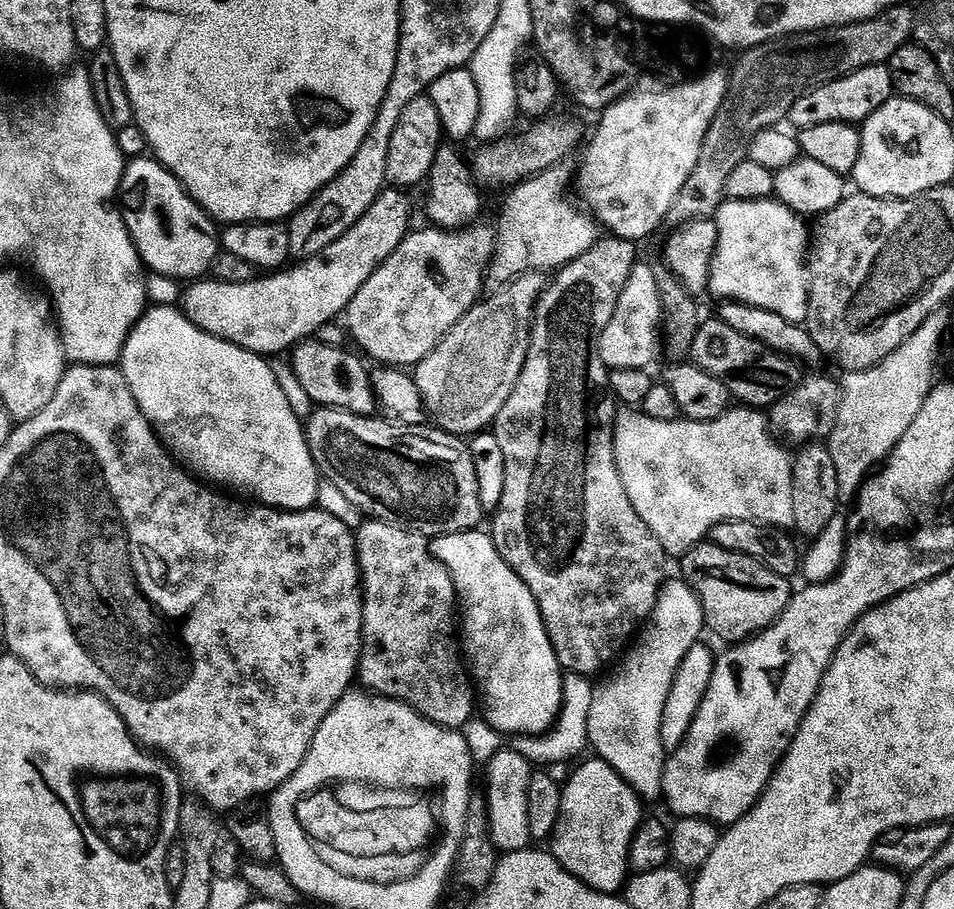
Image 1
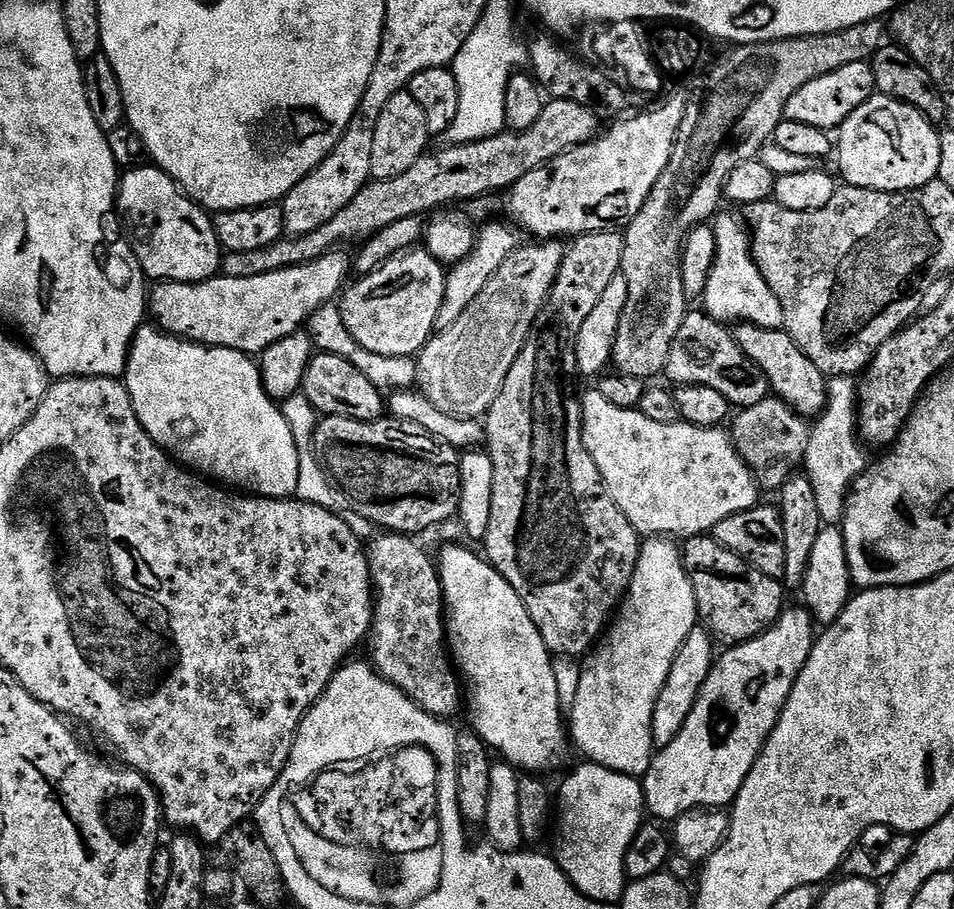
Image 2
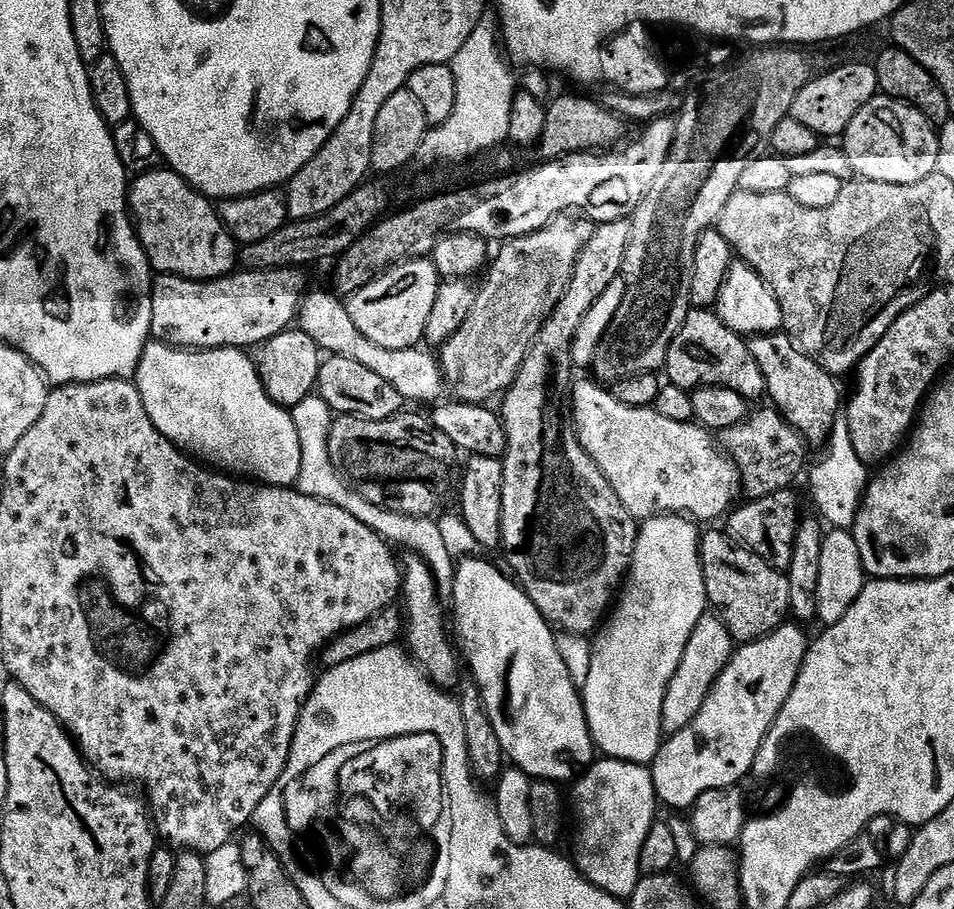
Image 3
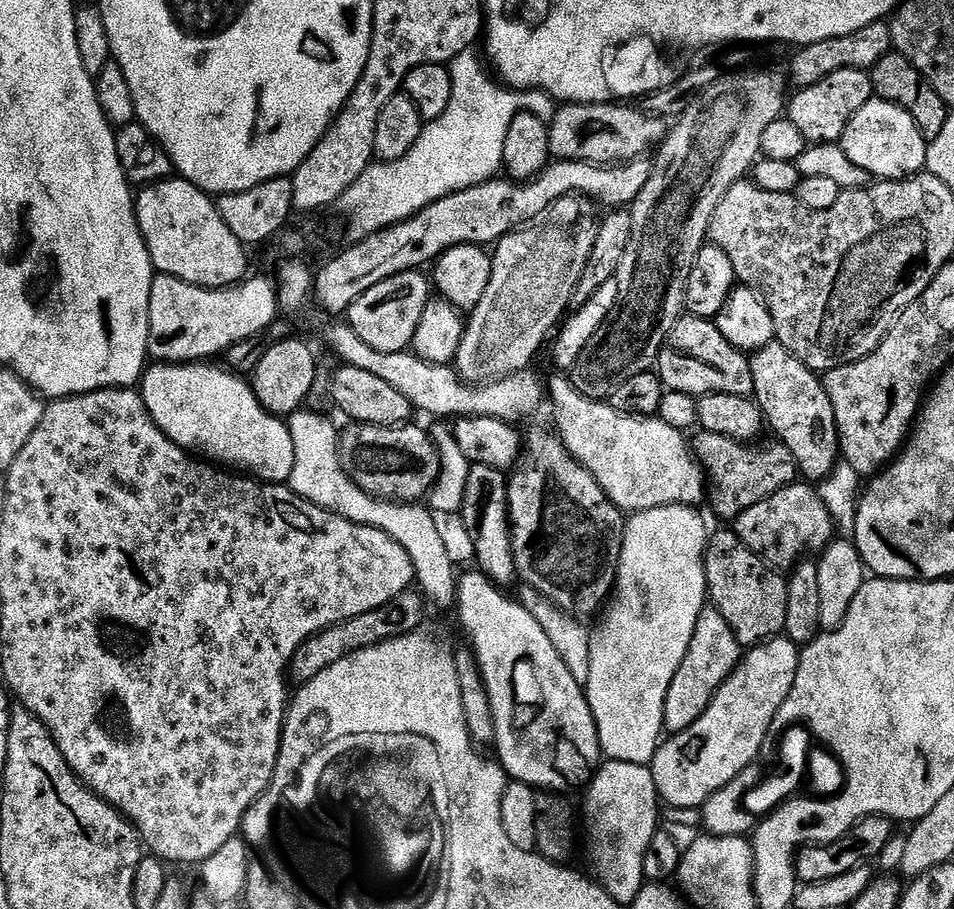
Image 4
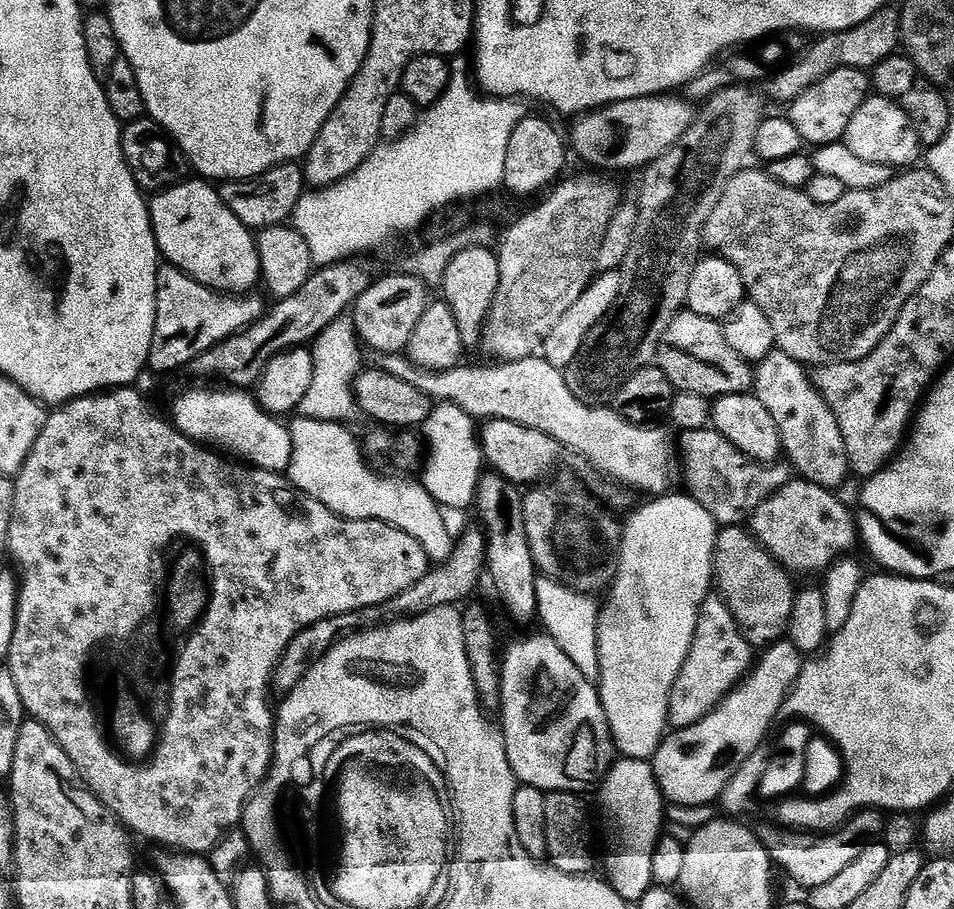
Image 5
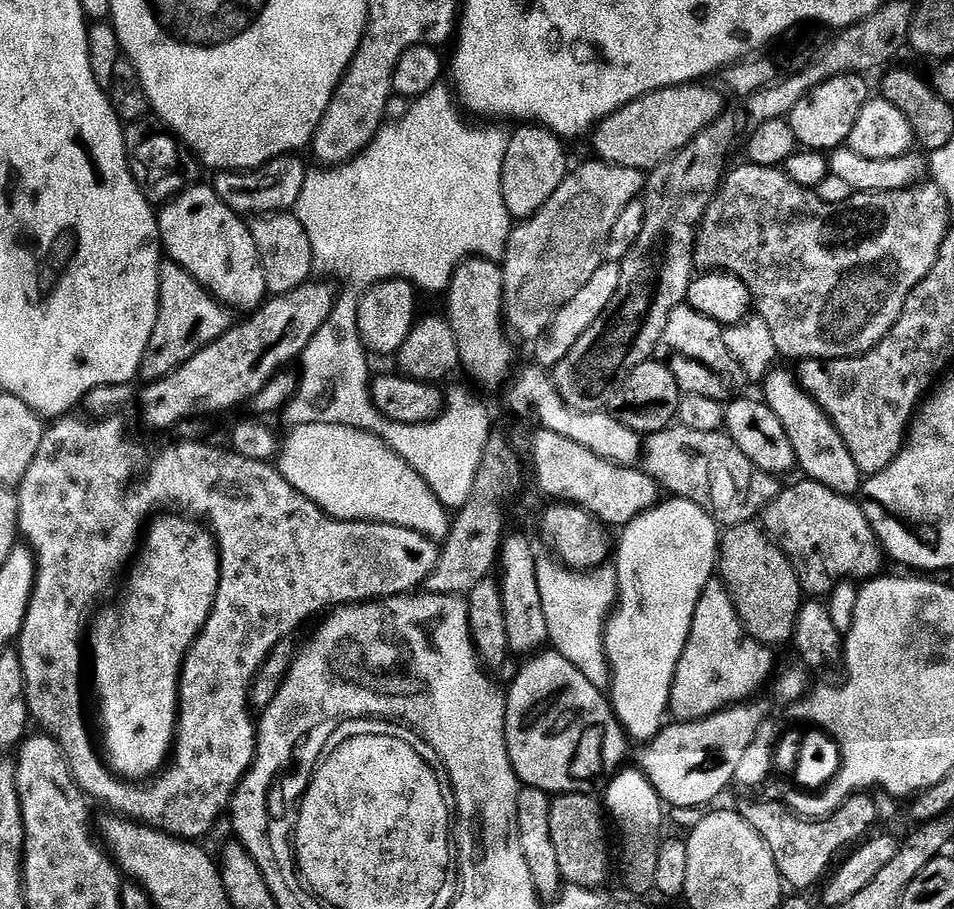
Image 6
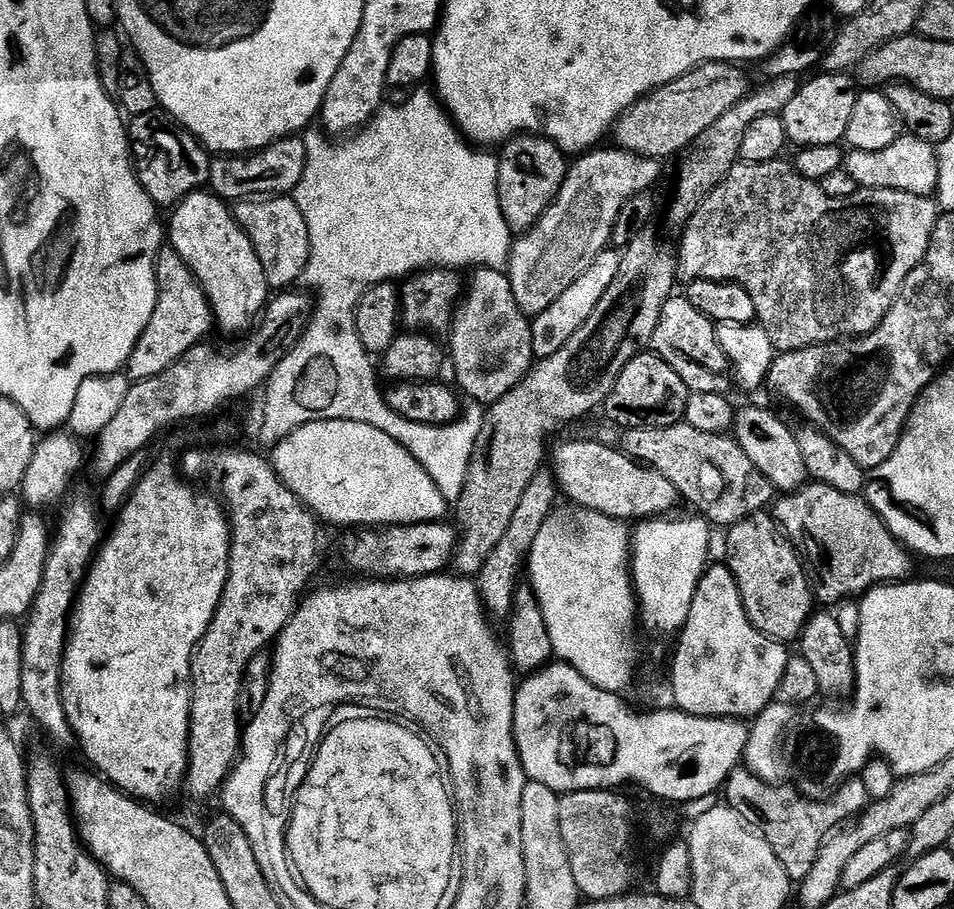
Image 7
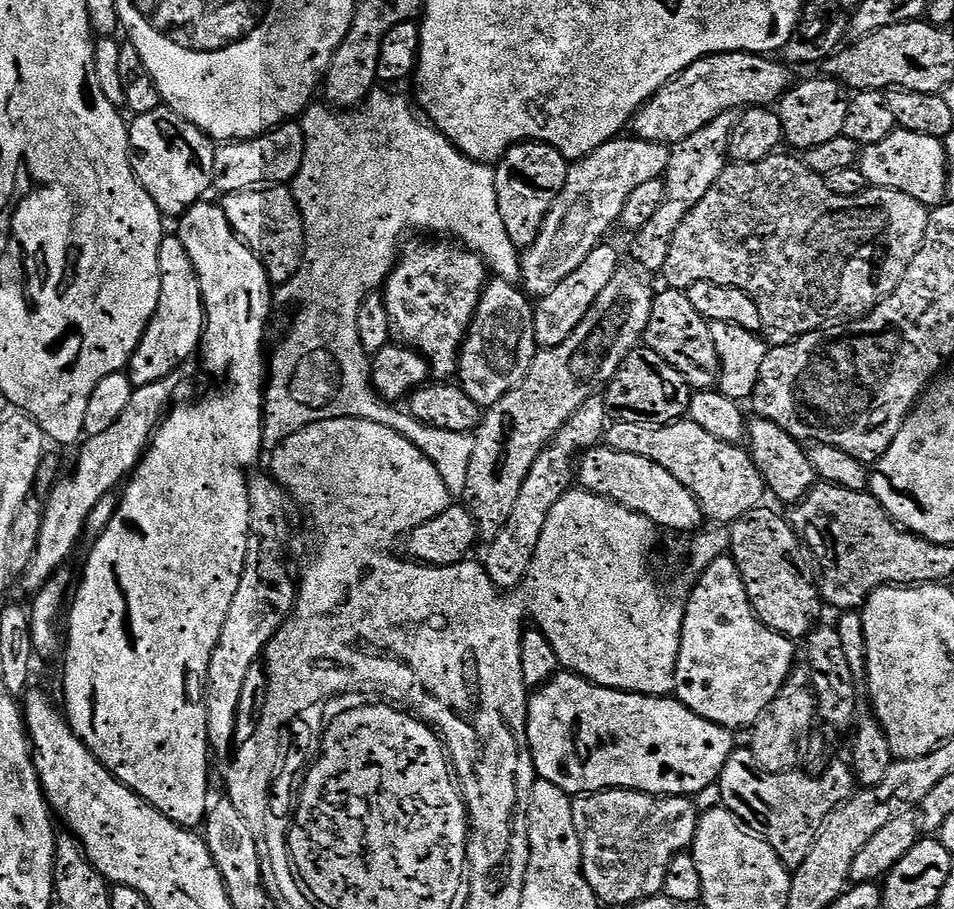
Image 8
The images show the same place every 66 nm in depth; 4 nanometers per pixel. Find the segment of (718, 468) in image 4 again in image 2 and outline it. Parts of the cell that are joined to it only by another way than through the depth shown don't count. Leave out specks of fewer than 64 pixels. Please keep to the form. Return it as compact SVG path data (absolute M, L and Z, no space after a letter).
M779 398L763 400L736 415L730 427L732 444L748 467L758 473L761 487L765 491L779 491L793 475L794 466L799 467L804 461L811 431L809 421Z

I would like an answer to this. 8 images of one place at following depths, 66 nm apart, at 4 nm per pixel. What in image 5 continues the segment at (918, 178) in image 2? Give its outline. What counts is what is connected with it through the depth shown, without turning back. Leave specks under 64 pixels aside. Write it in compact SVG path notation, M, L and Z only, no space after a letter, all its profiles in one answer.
M877 94L869 95L858 114L850 118L850 126L846 126L842 143L850 146L850 150L854 150L858 158L863 158L866 162L885 164L893 170L911 169L915 165L912 163L922 156L919 134L911 118L895 100Z

